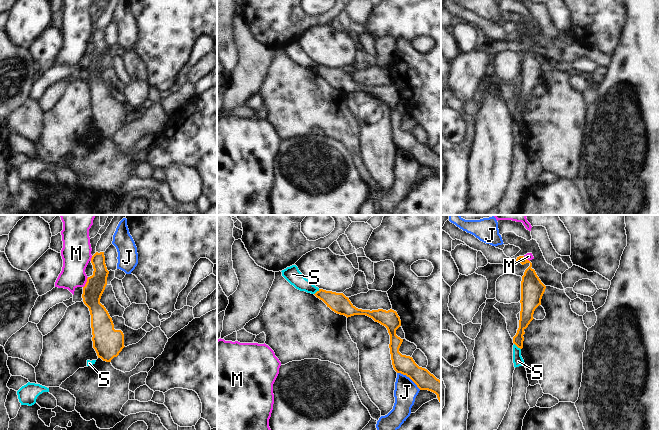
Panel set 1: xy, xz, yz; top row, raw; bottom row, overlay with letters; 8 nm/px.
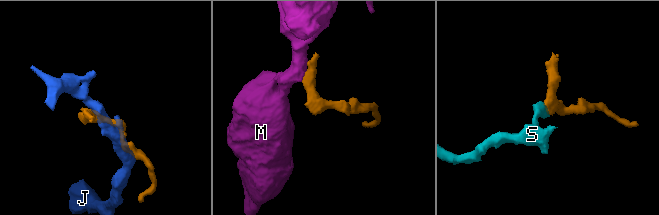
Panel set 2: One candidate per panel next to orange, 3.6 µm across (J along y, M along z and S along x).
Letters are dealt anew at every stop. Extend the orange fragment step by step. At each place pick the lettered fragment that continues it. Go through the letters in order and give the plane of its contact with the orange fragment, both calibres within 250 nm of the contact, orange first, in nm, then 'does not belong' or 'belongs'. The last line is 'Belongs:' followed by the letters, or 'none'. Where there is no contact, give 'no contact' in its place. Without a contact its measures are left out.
J: xz | 150/180 nm | does not belong
M: xy | 160/240 nm | does not belong
S: yz | 100/80 nm | does not belong
Belongs: none

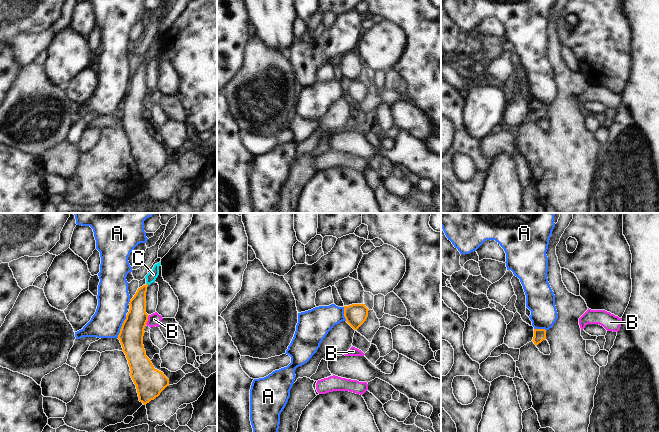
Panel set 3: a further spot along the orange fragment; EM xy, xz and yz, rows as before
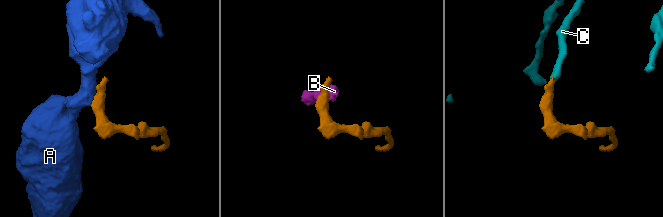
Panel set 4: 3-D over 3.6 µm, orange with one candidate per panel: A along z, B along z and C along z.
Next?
A: xy | 190/260 nm | does not belong
B: xy | 190/100 nm | does not belong
C: xy | 140/80 nm | belongs
Belongs: C

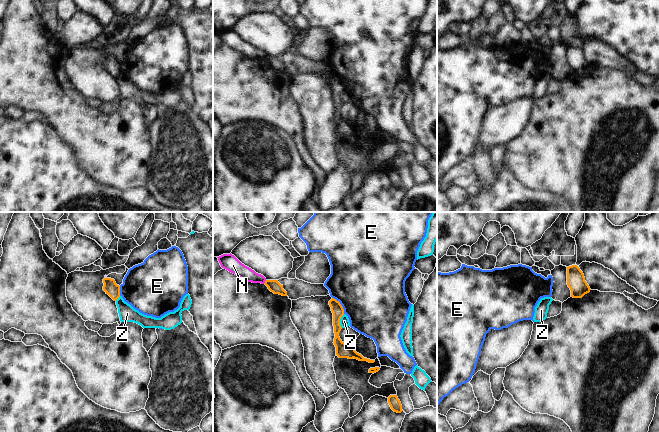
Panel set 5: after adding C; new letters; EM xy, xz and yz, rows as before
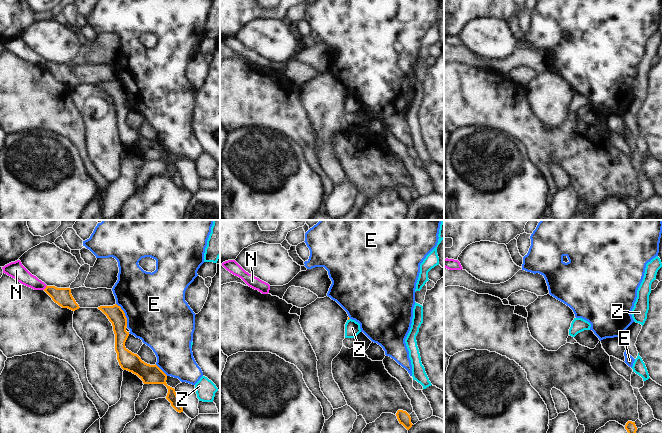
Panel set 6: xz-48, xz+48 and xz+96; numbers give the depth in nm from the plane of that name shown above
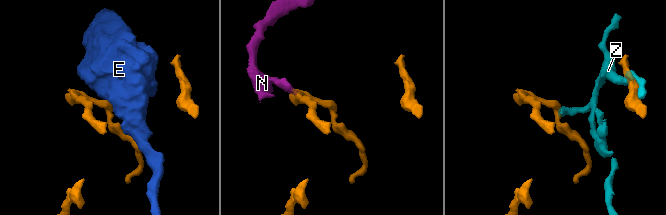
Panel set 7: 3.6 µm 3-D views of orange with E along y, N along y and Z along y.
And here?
E: xz | 90/500 nm | does not belong
N: xz | 100/110 nm | does not belong
Z: xz | 110/80 nm | does not belong
Belongs: none

